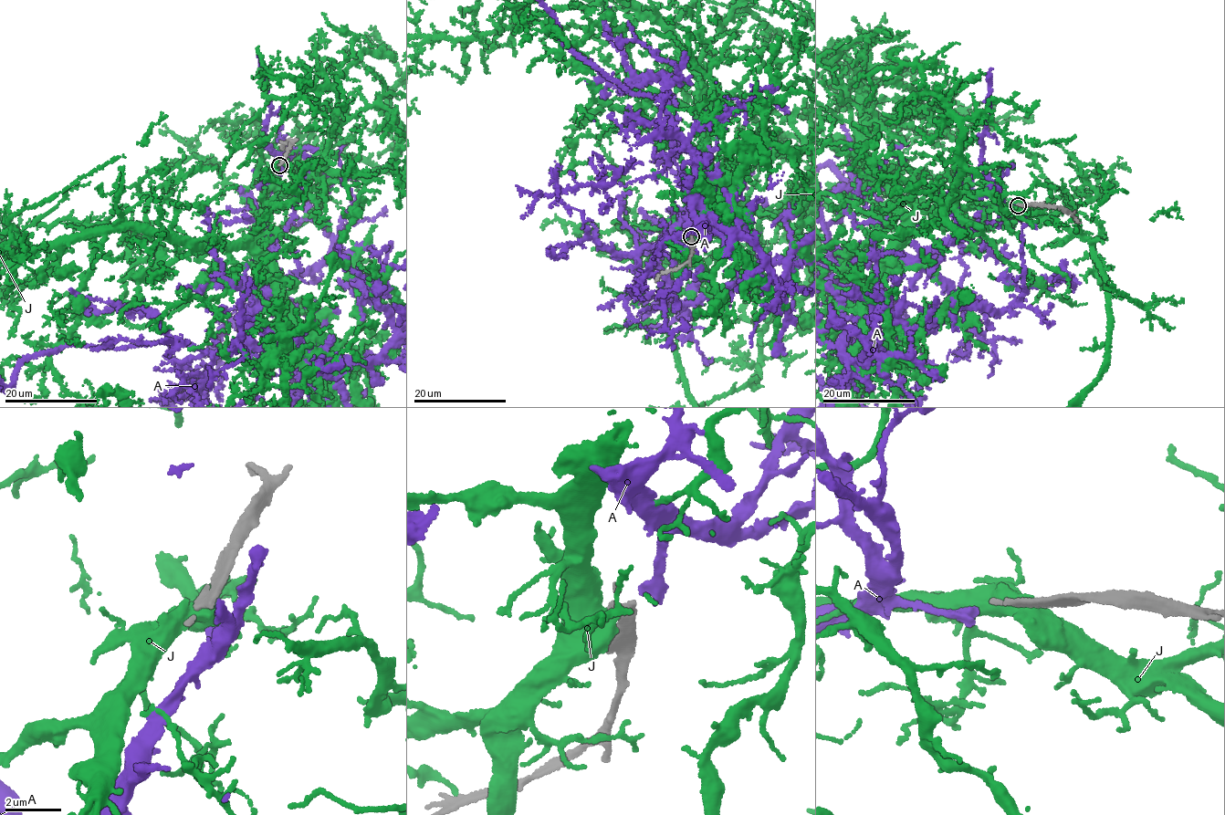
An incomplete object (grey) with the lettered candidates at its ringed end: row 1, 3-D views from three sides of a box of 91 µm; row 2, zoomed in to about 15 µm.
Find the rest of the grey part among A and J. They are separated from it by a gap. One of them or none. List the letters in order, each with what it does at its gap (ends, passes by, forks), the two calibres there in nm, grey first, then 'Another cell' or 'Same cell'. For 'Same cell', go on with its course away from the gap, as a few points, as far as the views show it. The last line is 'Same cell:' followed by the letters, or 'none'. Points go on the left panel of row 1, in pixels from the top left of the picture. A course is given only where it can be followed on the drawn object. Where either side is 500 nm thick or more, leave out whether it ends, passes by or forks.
A: It ends there. Thickness 130 nm (grey) against 400 nm. Another cell
J: Thickness 130 nm (grey) against 550 nm. Another cell
Same cell: none

